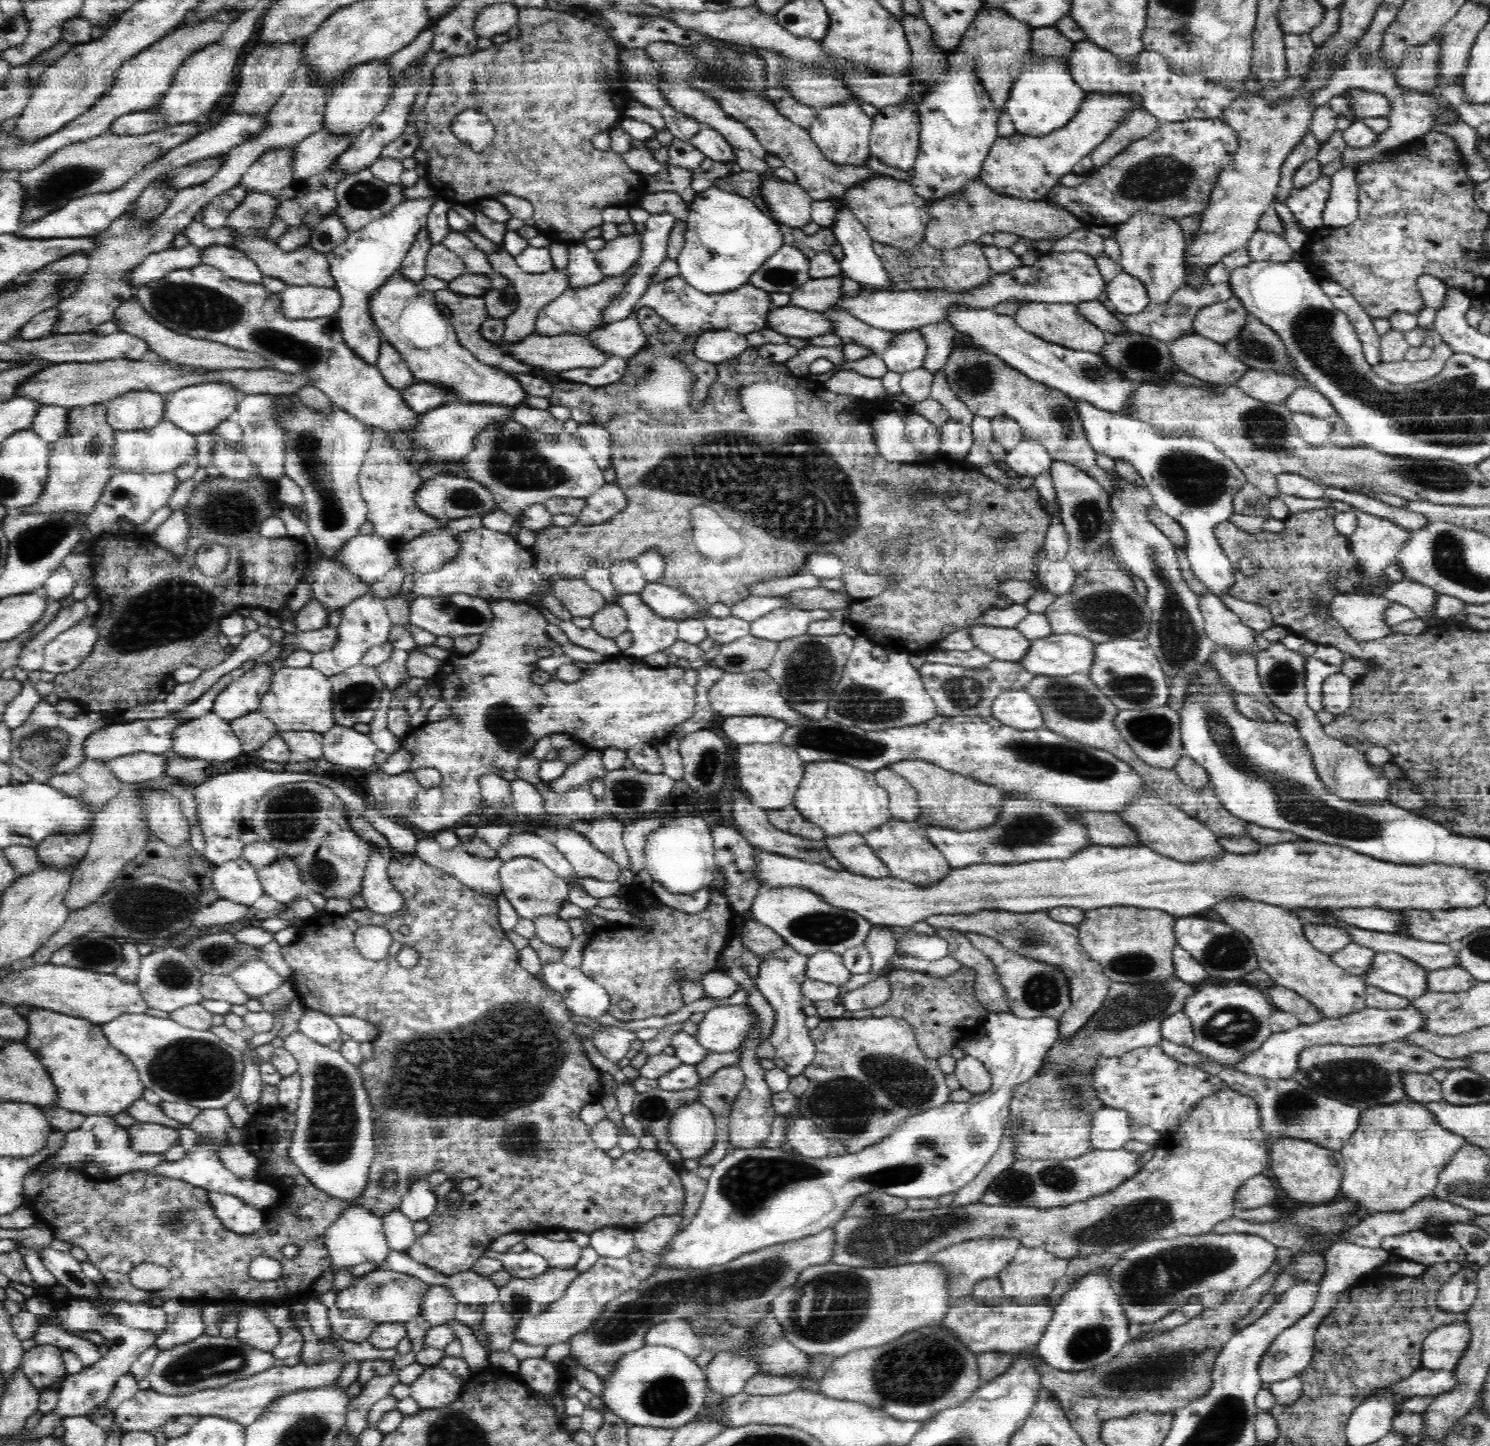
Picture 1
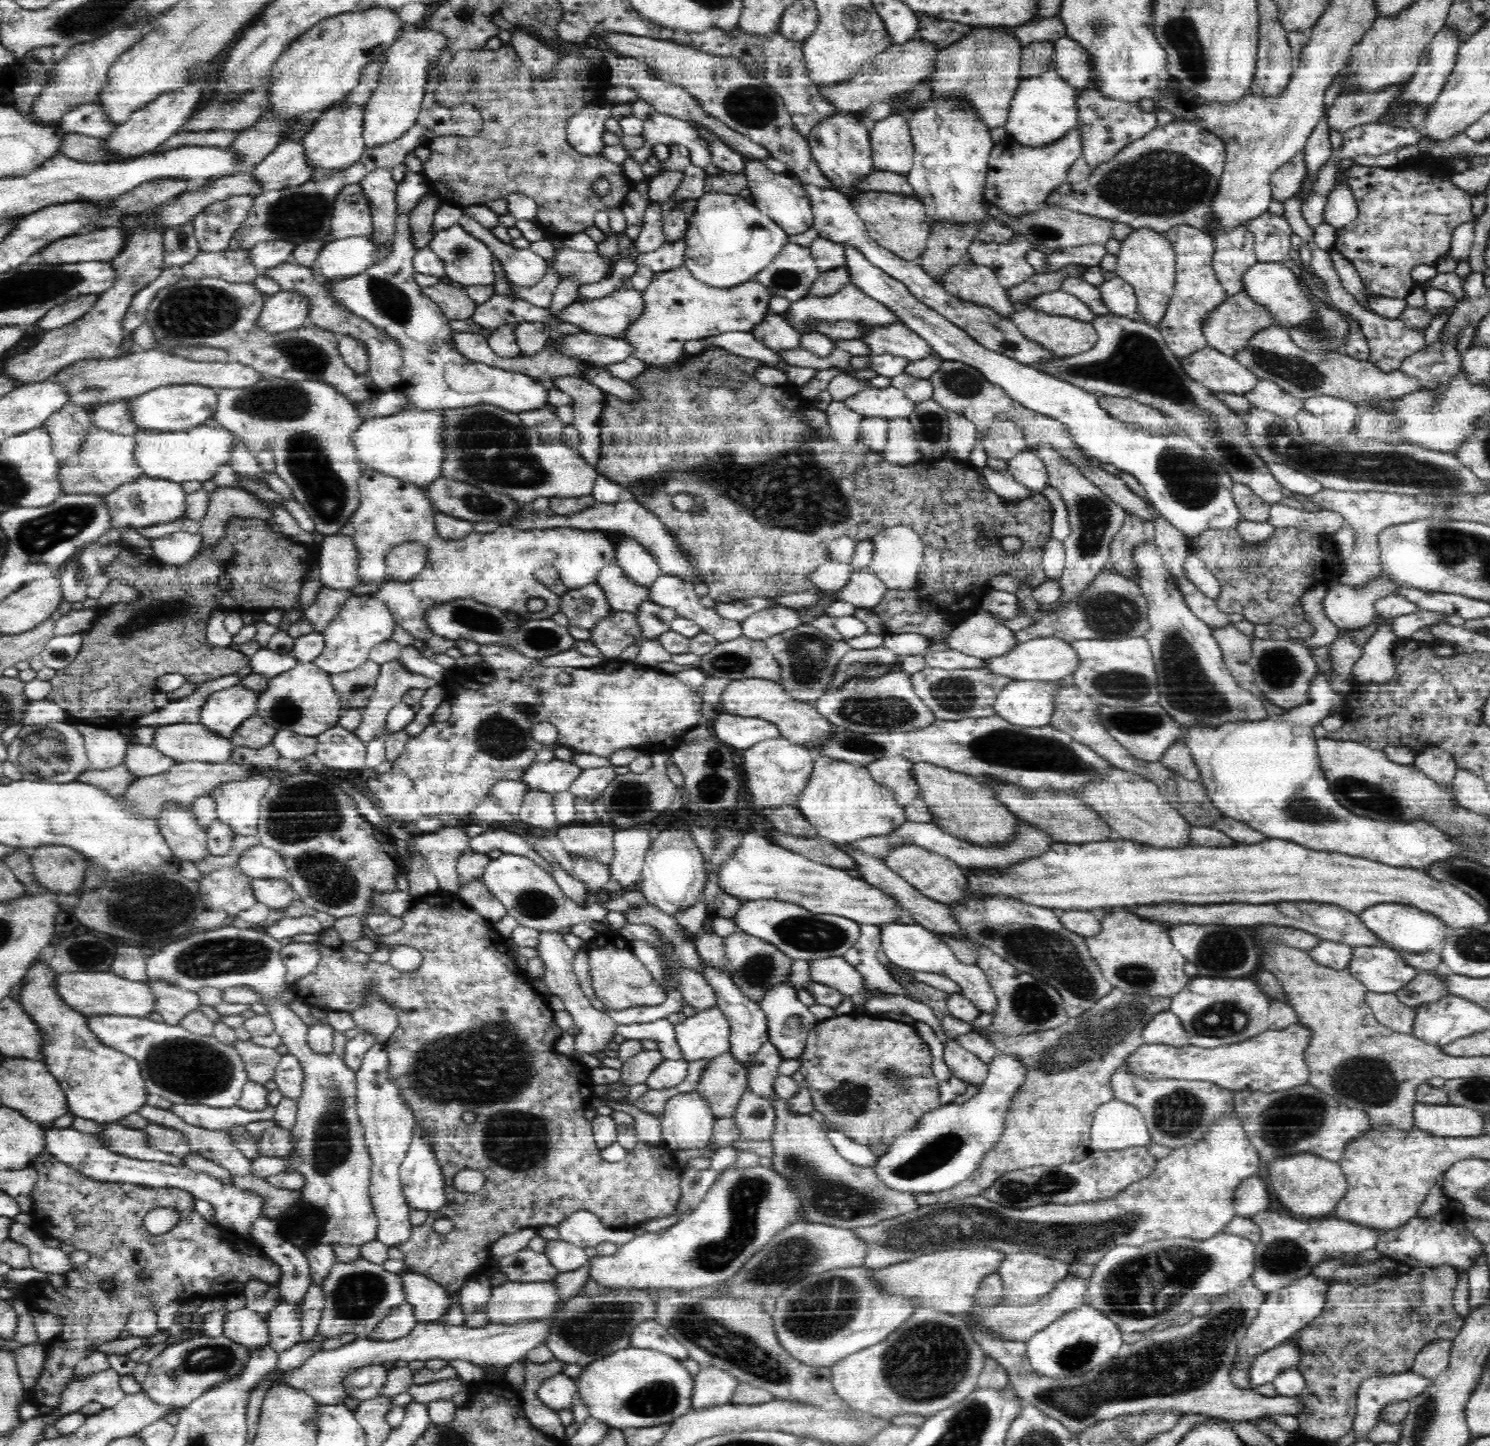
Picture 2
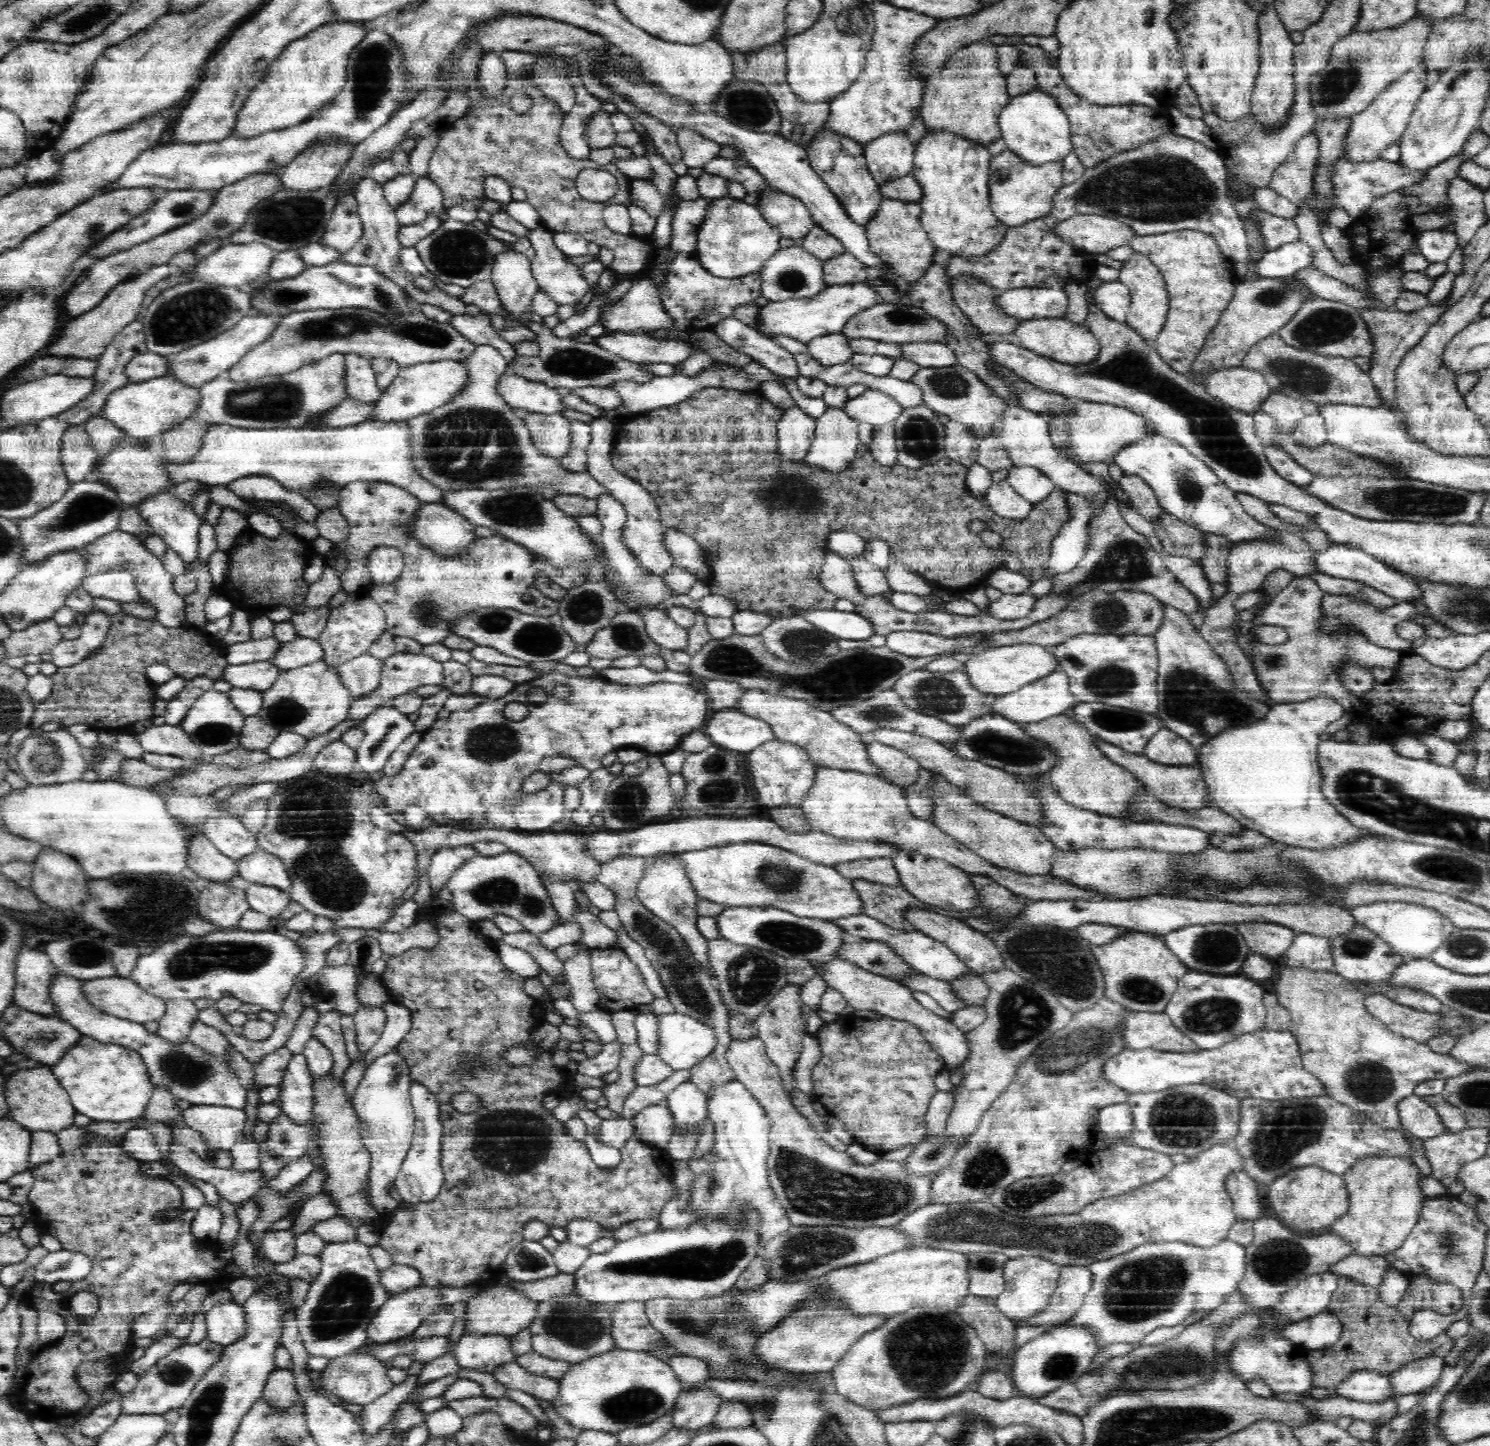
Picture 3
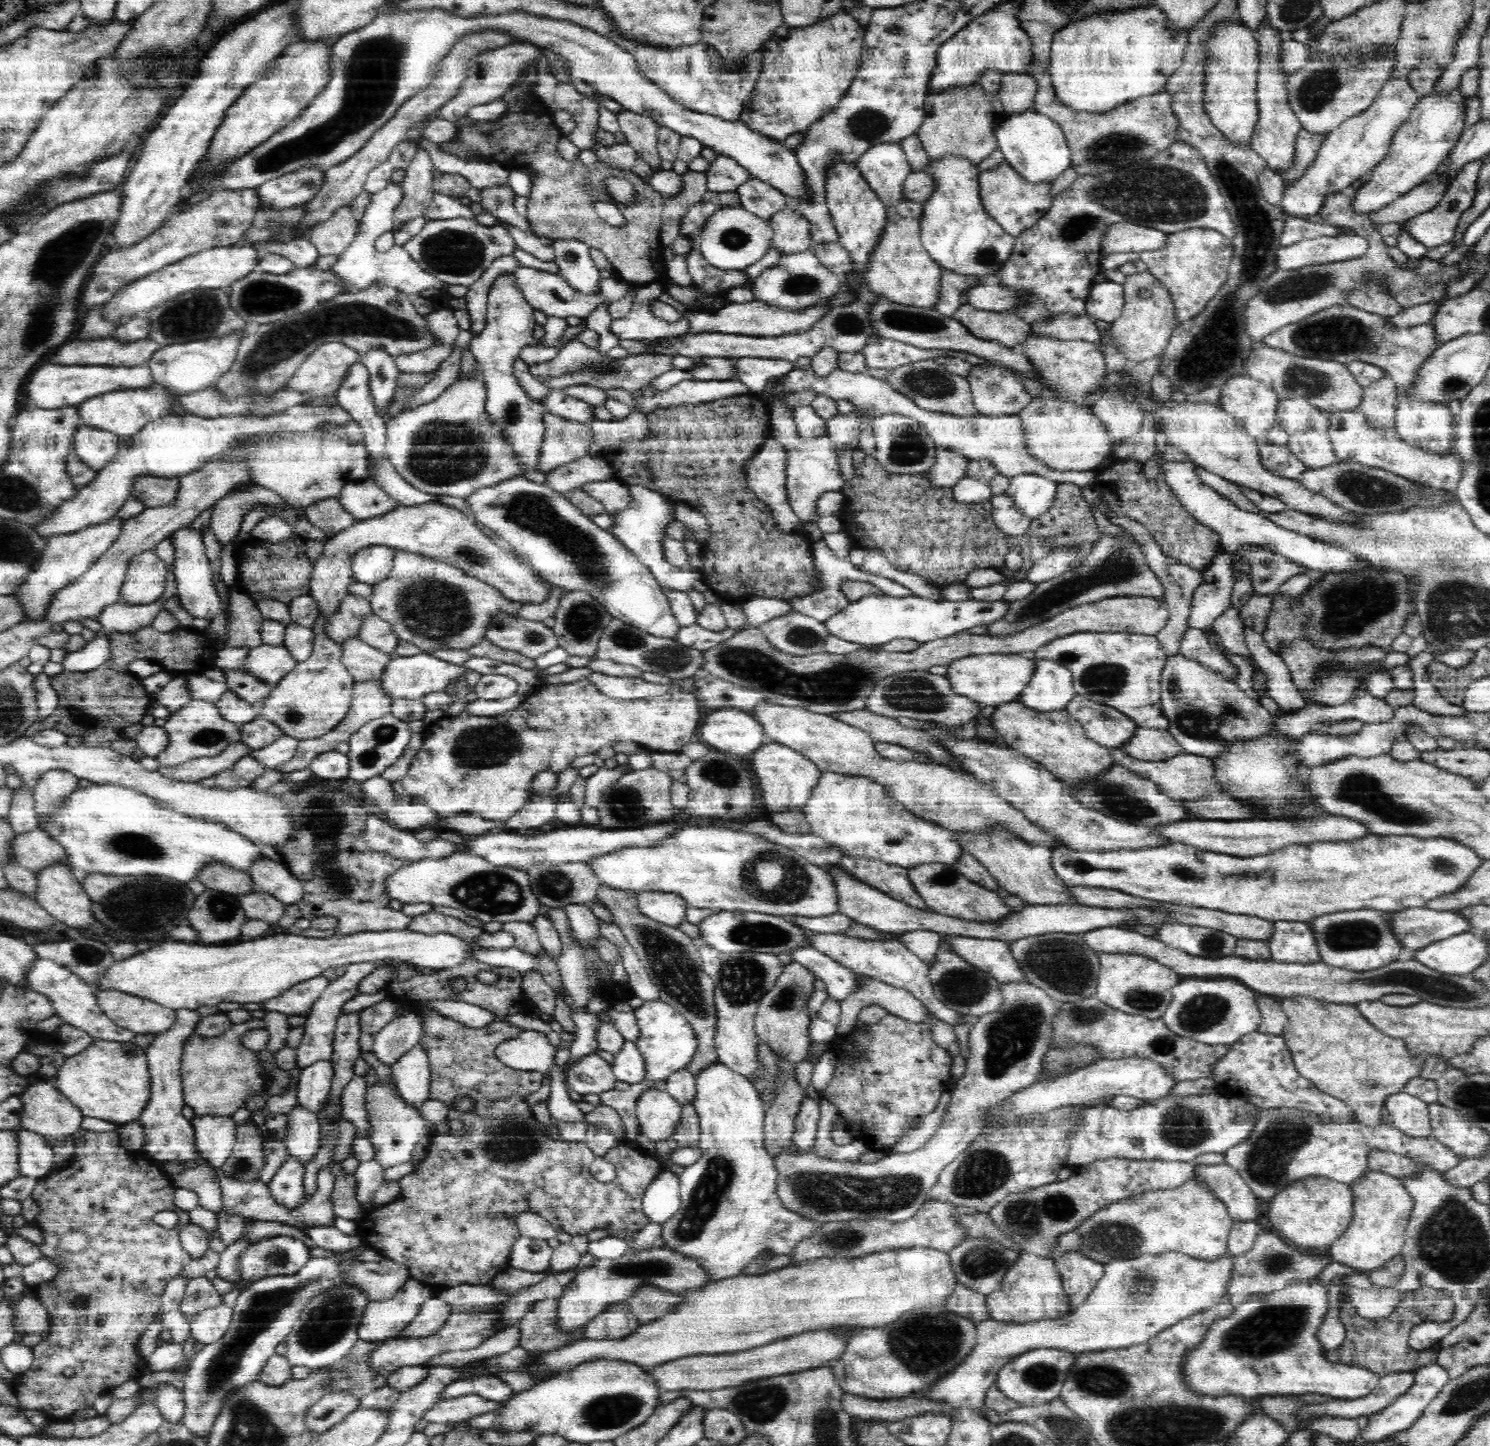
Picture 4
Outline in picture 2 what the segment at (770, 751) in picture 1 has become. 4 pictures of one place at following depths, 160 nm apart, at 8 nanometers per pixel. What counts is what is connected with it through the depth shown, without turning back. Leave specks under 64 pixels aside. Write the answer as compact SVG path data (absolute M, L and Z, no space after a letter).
M784 736L757 742L745 749L744 772L748 780L750 794L758 809L784 806L797 807L800 792L808 784L808 778L813 771L814 753L806 745L792 743Z

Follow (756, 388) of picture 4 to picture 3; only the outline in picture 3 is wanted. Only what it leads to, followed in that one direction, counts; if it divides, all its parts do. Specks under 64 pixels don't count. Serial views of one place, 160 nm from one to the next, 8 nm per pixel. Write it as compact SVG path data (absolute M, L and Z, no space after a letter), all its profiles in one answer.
M724 318L712 329L734 352L754 360L764 368L784 377L799 377L795 354L774 339L761 335L736 318Z

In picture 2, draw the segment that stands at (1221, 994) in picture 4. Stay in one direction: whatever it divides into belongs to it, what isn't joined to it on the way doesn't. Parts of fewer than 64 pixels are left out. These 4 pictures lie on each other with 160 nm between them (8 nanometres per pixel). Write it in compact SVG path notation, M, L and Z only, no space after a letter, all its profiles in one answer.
M1191 977L1188 984L1172 997L1169 1012L1180 1018L1188 1032L1189 1045L1214 1049L1247 1041L1269 1030L1270 1000L1263 990L1245 977Z

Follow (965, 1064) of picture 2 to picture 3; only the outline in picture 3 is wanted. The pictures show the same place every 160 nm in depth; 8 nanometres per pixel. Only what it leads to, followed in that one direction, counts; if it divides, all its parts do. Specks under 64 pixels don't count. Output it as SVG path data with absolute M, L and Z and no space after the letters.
M843 958L824 960L822 974L819 976L822 976L828 986L835 988L844 996L848 1004L847 1011L872 1010L882 1014L884 1017L910 1022L920 1028L924 1039L944 1060L946 1070L961 1068L964 1062L967 1061L969 1046L965 1034L947 1018L936 1016L930 1010L921 1006L914 997L913 987L894 982L885 976L872 974Z

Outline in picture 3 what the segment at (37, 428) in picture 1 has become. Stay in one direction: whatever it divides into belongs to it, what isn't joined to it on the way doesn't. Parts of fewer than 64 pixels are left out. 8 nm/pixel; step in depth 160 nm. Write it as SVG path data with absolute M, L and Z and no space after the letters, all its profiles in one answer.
M84 424L70 426L62 436L61 459L65 475L72 482L90 479L98 455L91 445Z

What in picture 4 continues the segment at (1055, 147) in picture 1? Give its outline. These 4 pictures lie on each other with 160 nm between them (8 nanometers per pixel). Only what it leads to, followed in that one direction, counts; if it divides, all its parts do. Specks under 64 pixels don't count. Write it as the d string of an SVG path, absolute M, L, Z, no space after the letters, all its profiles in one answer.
M1006 161L995 170L984 172L979 178L980 192L984 210L1013 237L1034 226L1051 208L1054 196L1051 196L1052 183L1028 183L1022 179Z

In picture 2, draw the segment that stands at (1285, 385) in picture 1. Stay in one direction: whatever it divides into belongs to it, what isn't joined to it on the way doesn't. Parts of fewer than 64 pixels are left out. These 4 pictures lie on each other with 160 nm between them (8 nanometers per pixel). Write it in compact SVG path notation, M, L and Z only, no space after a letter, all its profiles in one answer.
M1259 379L1256 386L1245 395L1260 410L1266 410L1282 418L1295 417L1304 410L1304 401L1284 392L1276 383Z

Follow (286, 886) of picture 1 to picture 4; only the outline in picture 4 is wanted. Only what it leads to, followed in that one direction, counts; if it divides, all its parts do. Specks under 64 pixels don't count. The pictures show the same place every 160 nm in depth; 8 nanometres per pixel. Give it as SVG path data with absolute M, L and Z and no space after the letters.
M253 891L250 894L241 895L240 904L246 918L265 920L270 924L277 923L287 907L276 896L264 891Z

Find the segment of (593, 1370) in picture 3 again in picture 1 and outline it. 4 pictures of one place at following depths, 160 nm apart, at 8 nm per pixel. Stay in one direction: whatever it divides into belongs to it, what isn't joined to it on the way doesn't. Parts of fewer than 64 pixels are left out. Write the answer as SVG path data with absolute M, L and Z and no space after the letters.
M644 1344L642 1349L632 1351L618 1360L615 1369L603 1380L599 1396L604 1407L630 1425L647 1426L656 1429L676 1429L688 1424L703 1409L706 1403L707 1377L694 1358L670 1346Z

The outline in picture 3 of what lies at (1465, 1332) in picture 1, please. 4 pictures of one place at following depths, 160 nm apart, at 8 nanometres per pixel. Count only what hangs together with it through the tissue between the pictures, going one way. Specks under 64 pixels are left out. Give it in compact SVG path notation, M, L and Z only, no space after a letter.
M1429 1355L1409 1362L1396 1372L1389 1374L1394 1384L1395 1394L1404 1396L1421 1392L1428 1388L1436 1379L1440 1378L1445 1367L1446 1358L1439 1355Z

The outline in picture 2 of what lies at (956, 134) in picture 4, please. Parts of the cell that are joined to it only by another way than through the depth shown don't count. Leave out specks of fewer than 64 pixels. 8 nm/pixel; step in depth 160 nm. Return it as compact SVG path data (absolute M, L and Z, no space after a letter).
M1004 25L972 27L967 35L937 55L930 86L932 99L944 99L946 95L954 95L956 99L964 99L964 103L972 104L972 108L979 112L980 120L988 128L1005 126L1012 98L1022 81L1022 49L1013 30Z

